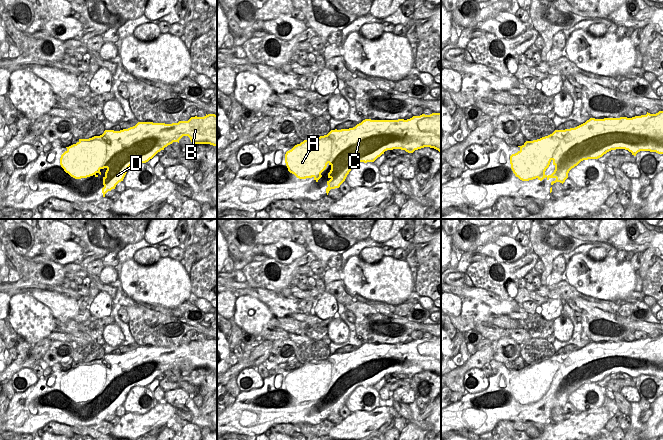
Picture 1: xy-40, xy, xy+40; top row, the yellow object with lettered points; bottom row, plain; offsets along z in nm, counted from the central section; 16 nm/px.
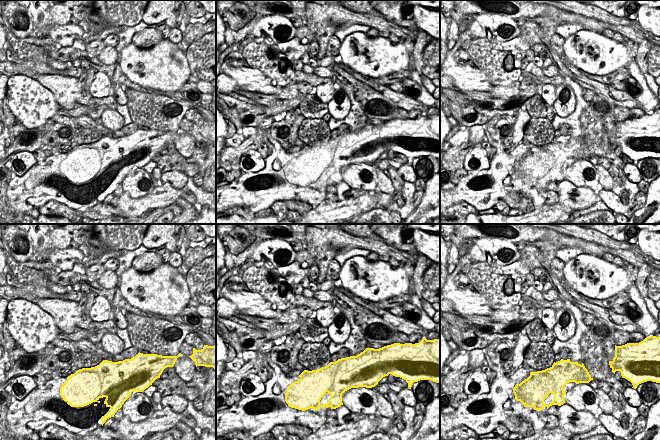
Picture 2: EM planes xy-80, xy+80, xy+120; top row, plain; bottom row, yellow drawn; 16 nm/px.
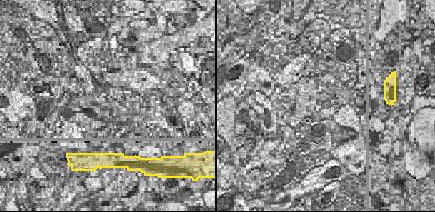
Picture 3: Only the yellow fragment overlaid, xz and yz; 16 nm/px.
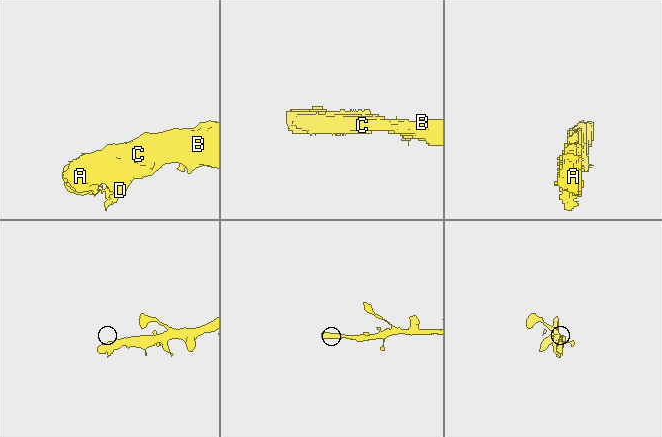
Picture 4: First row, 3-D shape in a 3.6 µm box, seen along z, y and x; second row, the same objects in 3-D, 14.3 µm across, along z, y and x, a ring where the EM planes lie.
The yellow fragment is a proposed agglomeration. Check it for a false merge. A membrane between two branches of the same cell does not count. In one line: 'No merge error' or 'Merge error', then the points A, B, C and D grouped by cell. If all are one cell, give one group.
No merge error. Groups: A B C D.

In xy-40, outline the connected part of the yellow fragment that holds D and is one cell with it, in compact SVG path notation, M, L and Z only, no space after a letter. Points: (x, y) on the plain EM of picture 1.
M206 338L204 341L191 341L188 345L179 345L178 347L165 348L153 346L138 346L135 350L120 355L105 354L100 360L94 360L89 363L79 363L76 368L66 371L67 374L61 379L60 389L66 397L75 403L87 402L90 400L98 401L100 394L106 392L103 401L102 417L103 421L108 415L115 413L116 409L123 405L129 391L134 386L146 387L152 383L158 376L165 371L178 366L183 360L188 360L191 366L195 368L210 368L217 371L217 339Z

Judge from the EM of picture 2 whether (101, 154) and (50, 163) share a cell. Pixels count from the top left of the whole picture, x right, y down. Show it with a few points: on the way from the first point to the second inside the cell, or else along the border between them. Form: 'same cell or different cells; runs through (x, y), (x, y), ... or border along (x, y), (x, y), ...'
same cell; runs through (88, 163), (63, 163)

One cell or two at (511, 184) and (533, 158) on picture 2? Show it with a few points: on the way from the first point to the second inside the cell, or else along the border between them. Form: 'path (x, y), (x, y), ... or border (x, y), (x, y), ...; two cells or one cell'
path (517, 178), (531, 164); one cell

